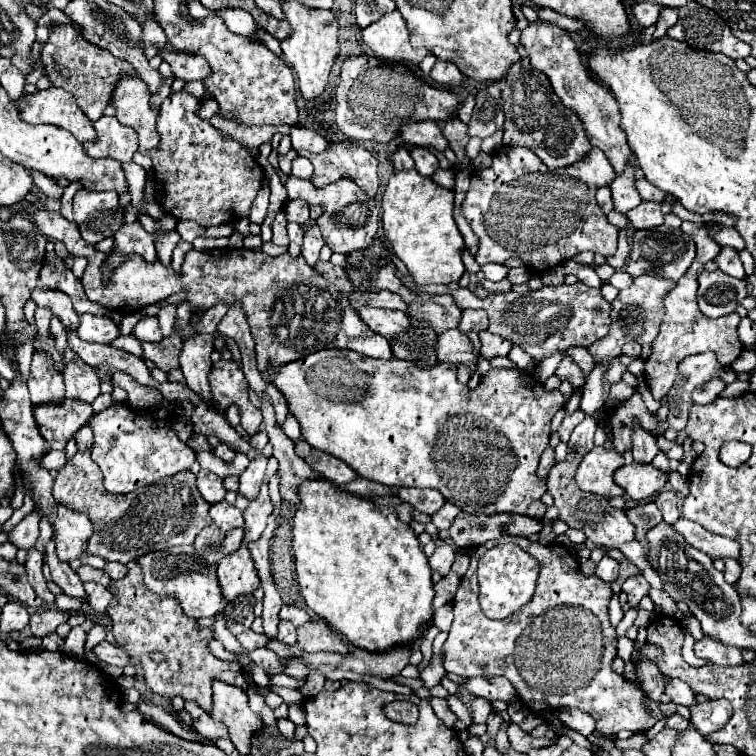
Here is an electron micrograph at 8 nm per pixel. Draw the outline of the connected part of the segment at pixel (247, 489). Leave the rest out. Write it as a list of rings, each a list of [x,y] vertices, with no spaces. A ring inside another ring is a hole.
[[[258,456],[248,464],[248,468],[240,476],[240,494],[244,494],[248,500],[254,500],[260,492],[260,484],[264,480],[264,470],[266,470],[266,456]]]

